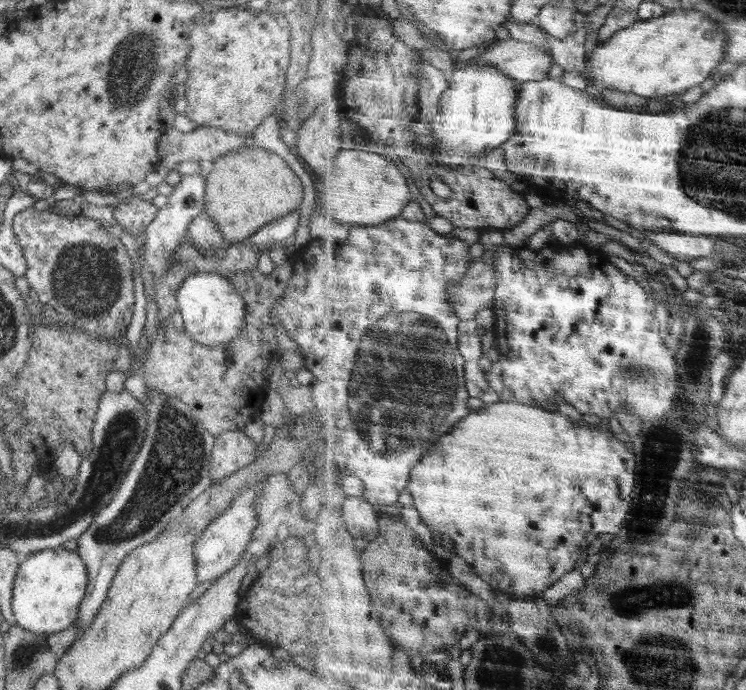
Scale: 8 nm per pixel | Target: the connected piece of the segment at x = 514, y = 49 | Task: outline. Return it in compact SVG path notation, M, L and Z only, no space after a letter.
M509 38L491 44L486 51L468 61L493 64L510 78L528 82L548 78L555 58L545 46Z

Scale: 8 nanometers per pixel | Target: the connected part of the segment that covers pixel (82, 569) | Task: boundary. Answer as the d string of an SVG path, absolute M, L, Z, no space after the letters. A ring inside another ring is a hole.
M56 547L32 553L19 565L14 577L11 607L15 624L24 630L37 633L39 637L68 628L78 618L79 604L87 587L87 572L84 561L76 551Z

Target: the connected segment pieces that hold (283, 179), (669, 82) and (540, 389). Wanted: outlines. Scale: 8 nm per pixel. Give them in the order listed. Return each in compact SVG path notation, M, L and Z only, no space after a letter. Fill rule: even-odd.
M242 146L237 151L219 156L214 162L212 172L205 176L206 204L203 211L215 222L227 243L238 244L247 242L262 226L275 221L286 214L298 210L306 210L311 191L304 187L298 176L279 154L260 147Z
M674 10L658 18L640 20L630 28L617 32L610 40L598 44L583 74L598 86L600 90L598 100L606 99L604 90L607 88L636 93L651 99L675 98L678 94L686 92L688 88L694 88L712 77L720 66L722 58L726 59L730 36L725 31L725 27L704 10Z
M510 245L500 246L494 254L494 263L497 264L497 293L492 309L497 317L496 326L492 328L497 342L502 341L502 352L500 360L496 361L489 369L487 378L490 387L499 393L504 402L522 402L530 406L542 407L550 411L550 404L562 404L567 402L578 408L581 414L598 414L602 418L614 418L617 412L623 407L631 408L638 416L641 416L646 423L665 420L667 414L673 412L675 406L679 405L679 400L683 398L683 386L681 374L678 374L678 364L676 364L676 350L662 346L660 338L660 328L656 322L656 302L650 298L650 294L640 294L640 282L622 272L620 268L608 262L608 268L602 264L594 264L590 260L588 247L575 245L569 250L554 253L548 247L540 251L533 252L526 247L512 248Z

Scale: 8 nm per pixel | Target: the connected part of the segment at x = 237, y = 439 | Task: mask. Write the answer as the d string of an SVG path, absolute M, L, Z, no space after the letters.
M225 430L215 437L210 461L211 480L221 481L231 474L239 475L260 450L255 442L242 431Z

